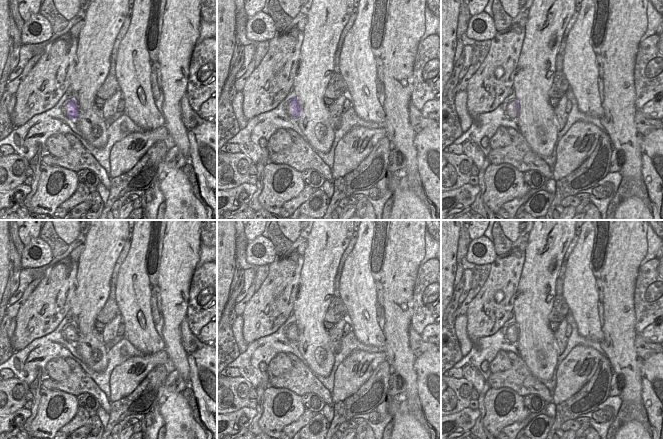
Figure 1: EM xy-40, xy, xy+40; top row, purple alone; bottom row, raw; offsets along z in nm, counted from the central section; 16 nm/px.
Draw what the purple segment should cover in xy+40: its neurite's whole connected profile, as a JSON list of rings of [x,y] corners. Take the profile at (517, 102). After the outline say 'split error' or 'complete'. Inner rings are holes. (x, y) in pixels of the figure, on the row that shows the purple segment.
[[[515,99],[514,101],[508,102],[505,110],[505,114],[509,119],[516,120],[519,113],[519,101]]]; split error

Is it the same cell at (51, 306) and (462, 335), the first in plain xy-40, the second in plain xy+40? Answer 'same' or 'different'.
different

